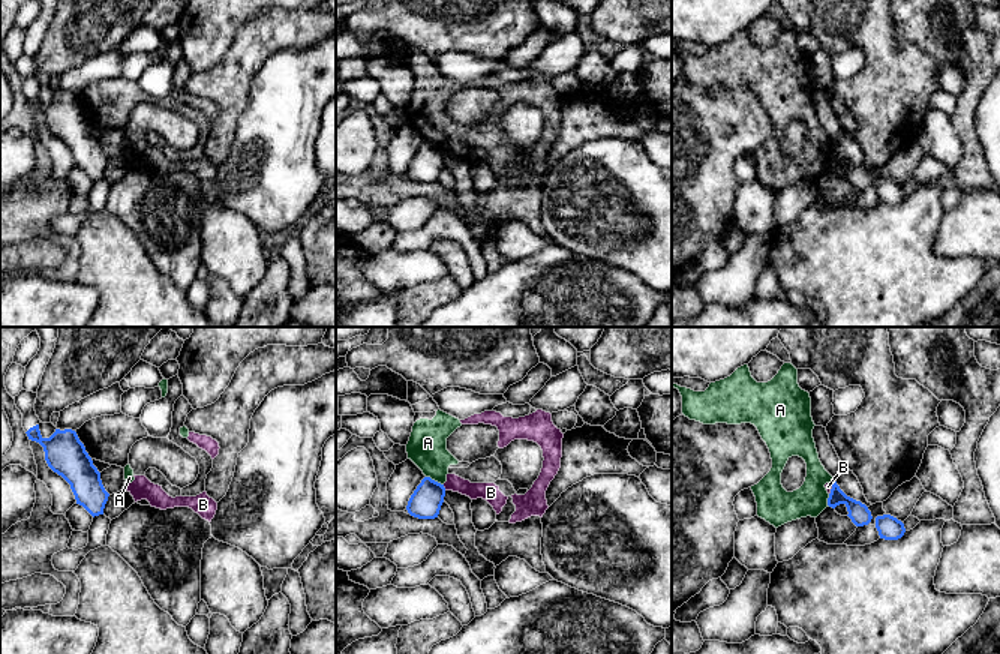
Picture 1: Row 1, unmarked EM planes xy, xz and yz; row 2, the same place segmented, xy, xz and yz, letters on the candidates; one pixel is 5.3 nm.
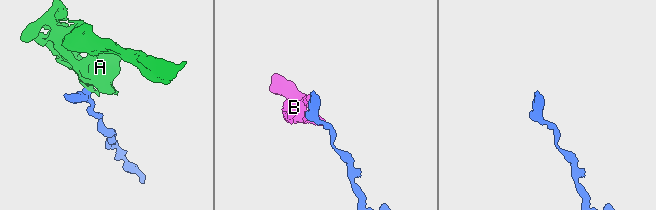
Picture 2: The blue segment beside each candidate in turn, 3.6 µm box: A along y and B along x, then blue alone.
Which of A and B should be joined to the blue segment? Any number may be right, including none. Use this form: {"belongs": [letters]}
{"belongs": []}

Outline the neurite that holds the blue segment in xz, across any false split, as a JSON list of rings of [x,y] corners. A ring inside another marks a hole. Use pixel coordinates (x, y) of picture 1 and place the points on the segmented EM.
[[[424,477],[411,495],[406,510],[411,516],[418,519],[435,519],[439,514],[444,496],[444,484],[430,477]]]

